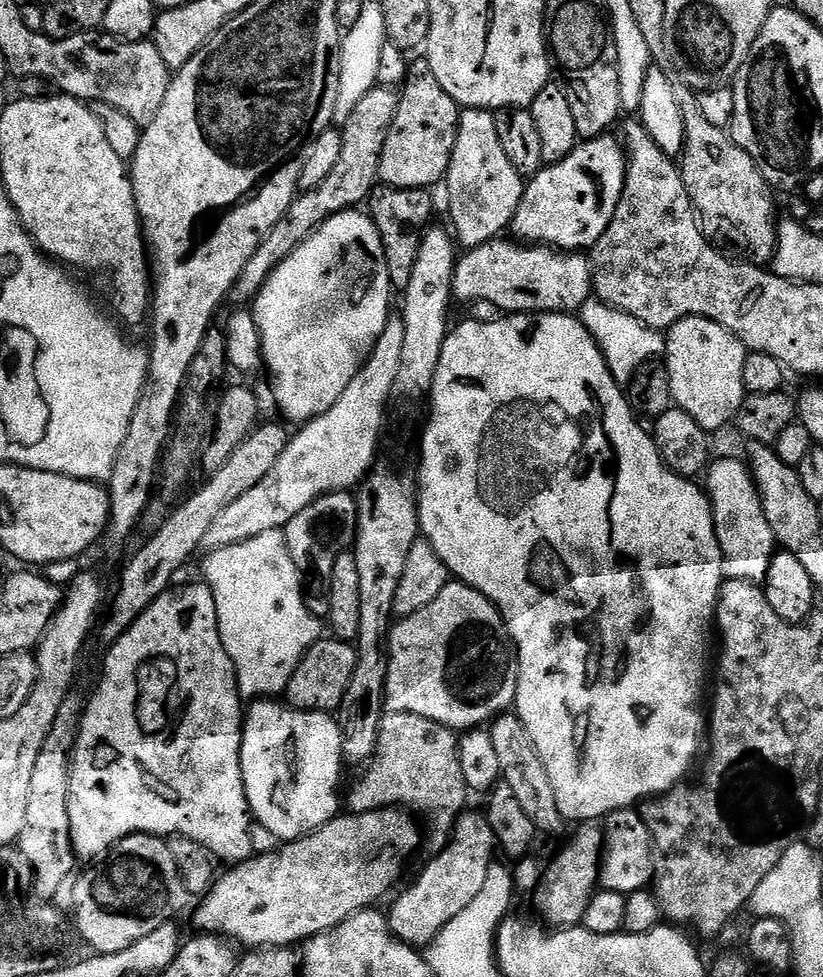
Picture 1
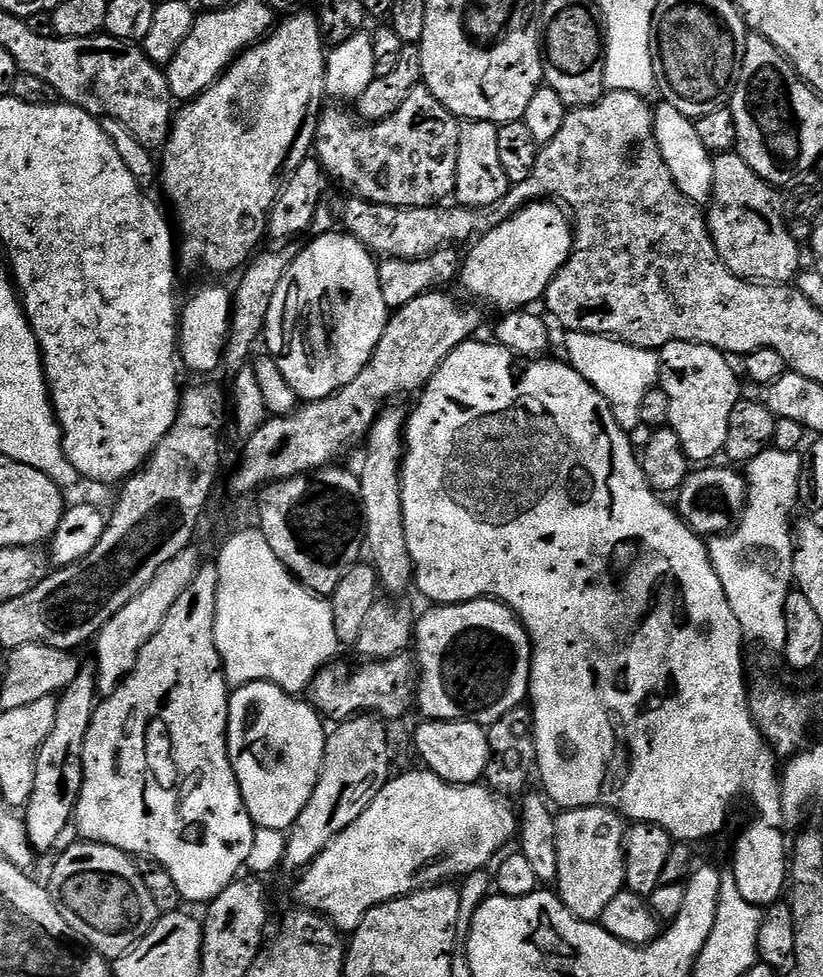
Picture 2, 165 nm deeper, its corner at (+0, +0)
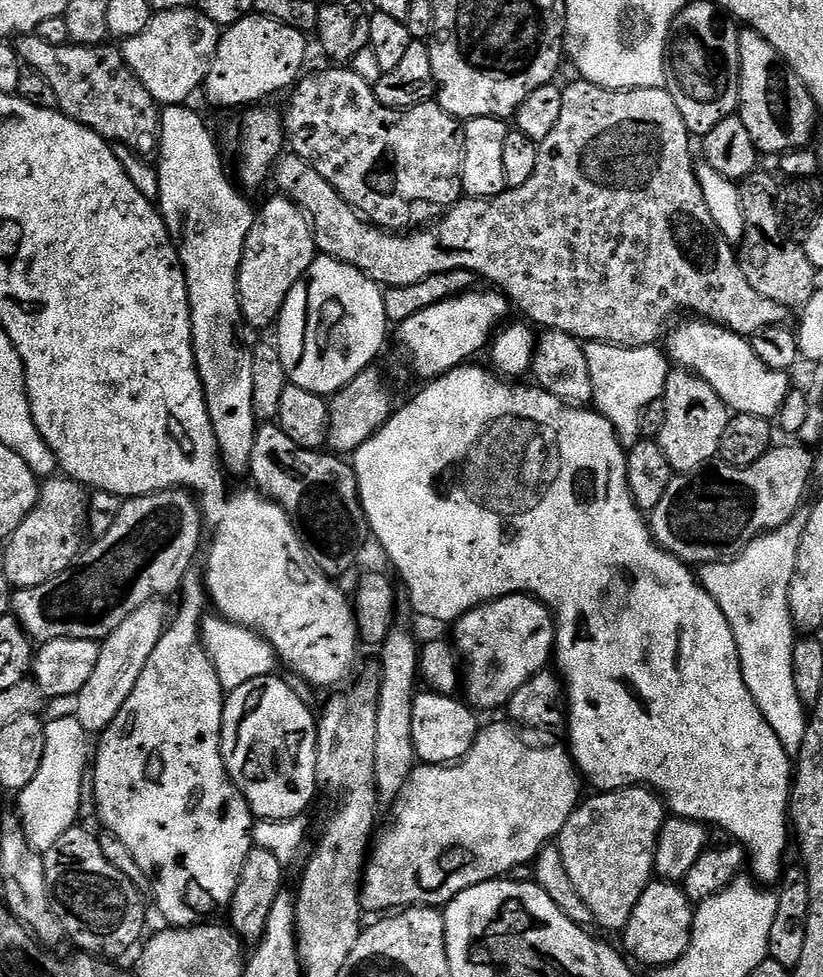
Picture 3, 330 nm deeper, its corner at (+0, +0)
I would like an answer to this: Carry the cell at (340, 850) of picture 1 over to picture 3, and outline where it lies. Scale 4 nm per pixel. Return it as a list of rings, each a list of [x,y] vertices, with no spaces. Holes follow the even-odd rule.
[[[511,722],[503,723],[488,725],[485,723],[479,729],[473,748],[456,763],[425,764],[420,762],[412,769],[406,786],[391,805],[391,808],[393,807],[392,821],[385,826],[384,833],[382,833],[382,828],[379,835],[375,837],[374,843],[370,848],[370,855],[367,857],[364,865],[362,883],[360,885],[360,907],[365,913],[380,912],[376,914],[384,914],[389,910],[403,910],[413,906],[447,906],[455,896],[462,894],[462,890],[470,890],[470,886],[478,886],[482,882],[499,880],[515,873],[512,871],[515,868],[522,867],[523,864],[531,865],[535,861],[537,854],[547,844],[553,843],[559,837],[562,826],[566,826],[570,814],[574,814],[574,810],[582,803],[582,795],[580,796],[582,777],[576,763],[572,761],[571,751],[567,747],[531,748],[520,737],[522,732],[517,725]]]

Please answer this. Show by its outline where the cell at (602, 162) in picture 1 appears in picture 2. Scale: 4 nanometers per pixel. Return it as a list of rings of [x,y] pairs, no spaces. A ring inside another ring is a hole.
[[[559,203],[525,204],[498,227],[483,233],[467,249],[468,256],[466,252],[460,266],[458,284],[464,287],[466,295],[481,300],[476,301],[481,305],[489,304],[497,308],[497,313],[527,309],[539,296],[541,299],[547,293],[550,282],[570,258],[573,239],[573,221]]]

